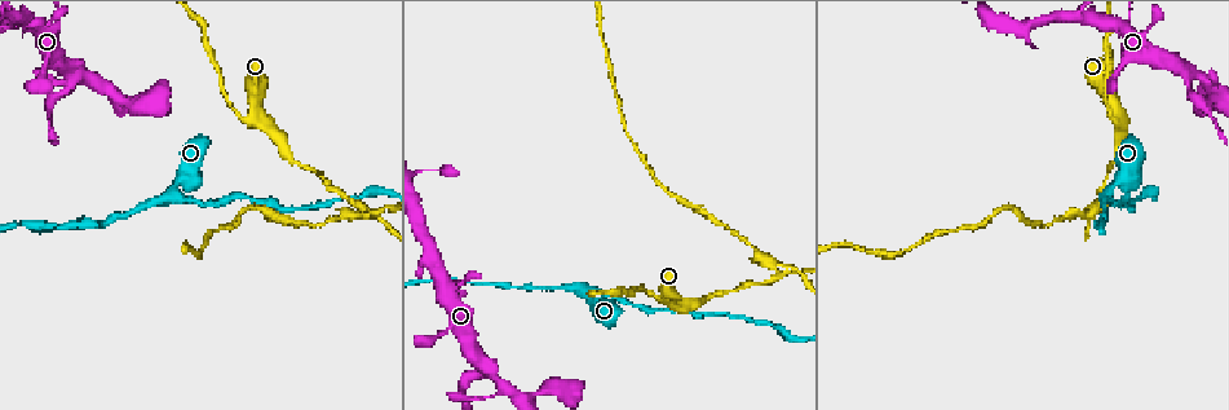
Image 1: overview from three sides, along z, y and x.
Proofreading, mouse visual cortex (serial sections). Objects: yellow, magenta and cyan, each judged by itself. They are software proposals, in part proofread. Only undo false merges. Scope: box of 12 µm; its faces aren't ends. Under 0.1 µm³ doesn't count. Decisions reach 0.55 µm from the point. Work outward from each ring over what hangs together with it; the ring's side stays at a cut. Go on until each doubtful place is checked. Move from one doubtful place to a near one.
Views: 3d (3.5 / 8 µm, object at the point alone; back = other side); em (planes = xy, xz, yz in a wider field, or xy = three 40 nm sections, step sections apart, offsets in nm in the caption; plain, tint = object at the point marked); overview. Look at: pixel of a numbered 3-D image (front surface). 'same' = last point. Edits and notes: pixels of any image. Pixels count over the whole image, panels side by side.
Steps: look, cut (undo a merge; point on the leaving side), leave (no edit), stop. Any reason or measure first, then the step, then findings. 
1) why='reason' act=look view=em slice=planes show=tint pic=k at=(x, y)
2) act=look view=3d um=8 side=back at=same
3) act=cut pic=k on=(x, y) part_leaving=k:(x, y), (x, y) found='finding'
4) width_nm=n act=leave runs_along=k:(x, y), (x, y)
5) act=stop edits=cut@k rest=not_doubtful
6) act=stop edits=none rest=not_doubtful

why='sharp bend' act=look view=3d um=3.5 pic=1 at=(1105, 192)

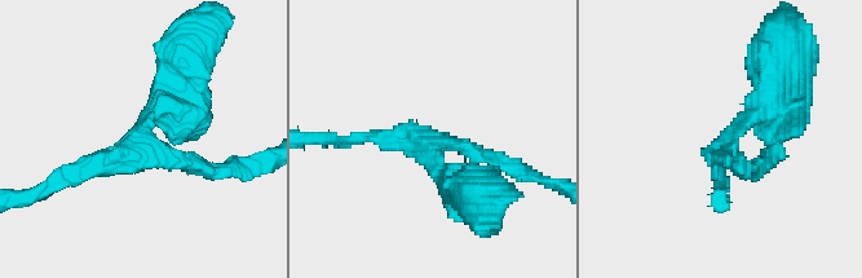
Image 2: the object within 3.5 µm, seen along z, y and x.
arms=3 arm_widths_nm=200,200,450 act=look view=em slice=xy step=2 show=tint pic=2 at=(137, 141)

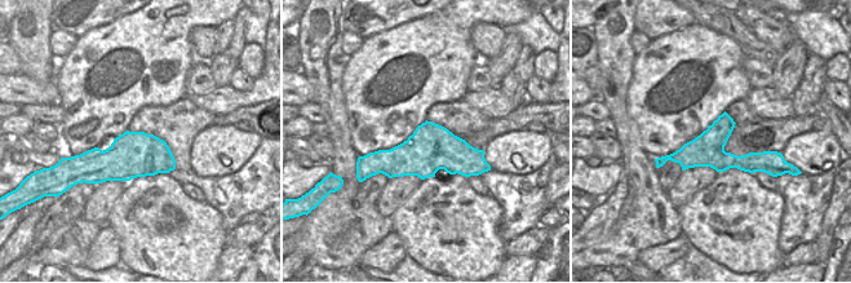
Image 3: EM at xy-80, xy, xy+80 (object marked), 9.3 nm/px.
act=leave runs_along=2:(778, 91), (721, 146), (745, 170) found='all the same cell'

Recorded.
act=look view=3d um=8 pic=1 at=(253, 111)

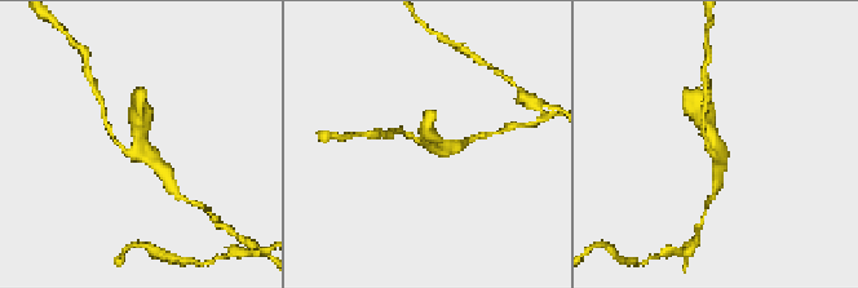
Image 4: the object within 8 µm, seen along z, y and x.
why='closer look' act=look view=3d um=3.5 pic=4 at=(717, 144)

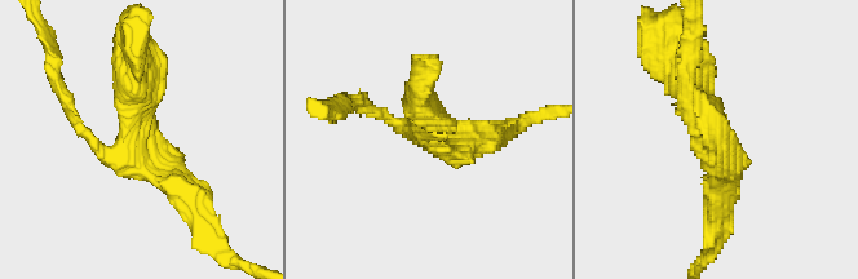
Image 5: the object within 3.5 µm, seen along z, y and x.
arms=3 arm_widths_nm=150,300,350 why='now the EM' act=look view=em slice=xy step=3 show=tint pic=5 at=(131, 134)

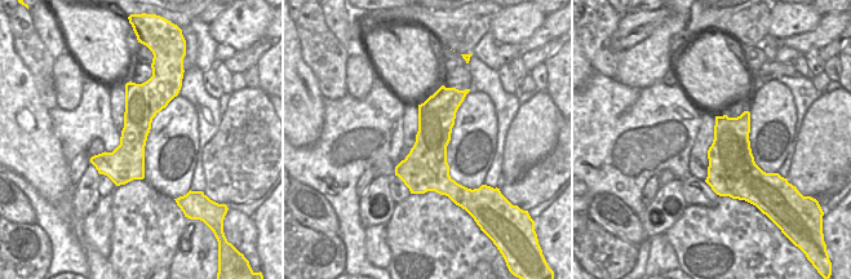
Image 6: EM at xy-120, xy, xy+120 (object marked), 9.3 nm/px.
act=leave runs_along=6:(151, 85), (118, 181) found='all the same cell'

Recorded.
why='sudden change in width' act=look view=3d um=3.5 pic=1 at=(75, 75)

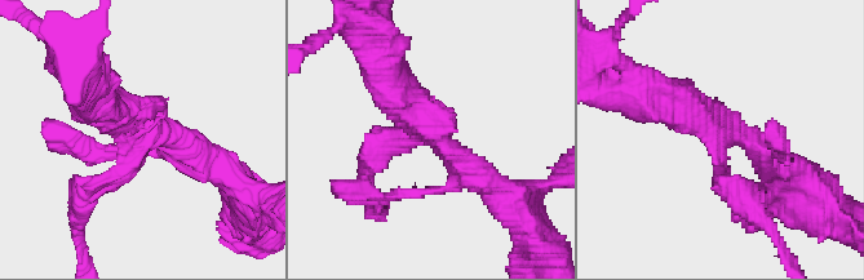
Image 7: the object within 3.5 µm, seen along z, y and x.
why='now the EM' act=look view=em slice=xy step=3 show=tint pic=7 at=(718, 132)

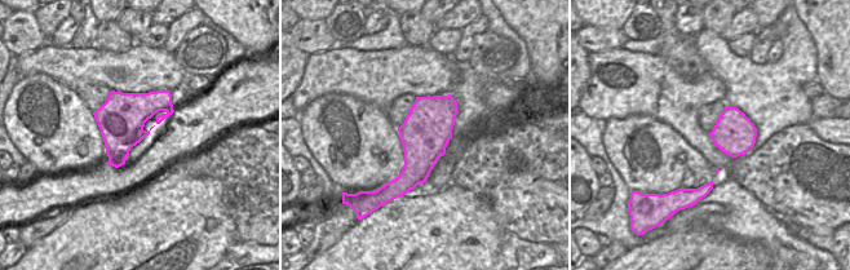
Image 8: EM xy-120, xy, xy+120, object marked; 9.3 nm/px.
why='another direction' act=look view=em slice=xy step=1 show=tint at=same

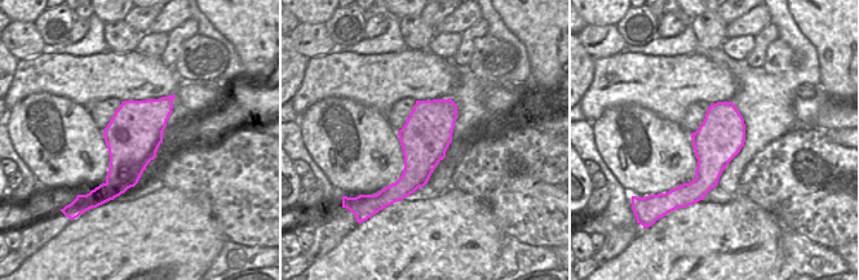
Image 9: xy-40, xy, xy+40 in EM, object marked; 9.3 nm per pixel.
act=leave found='continuous, no second cell'

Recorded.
why='abrupt turn' act=look view=3d um=3.5 side=back pic=1 at=(776, 269)

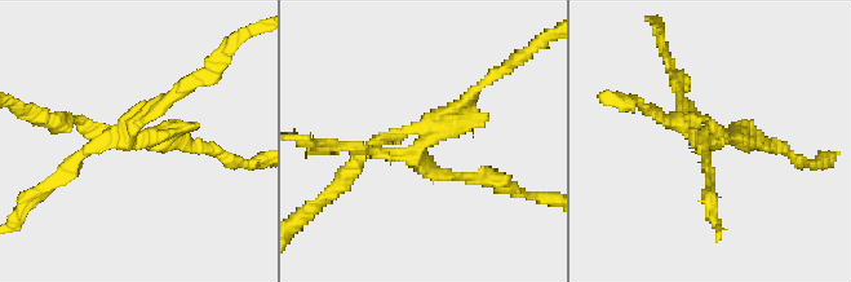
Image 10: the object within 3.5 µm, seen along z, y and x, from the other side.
why='now the EM' act=look view=em slice=xy step=3 show=tint pic=10 at=(715, 142)

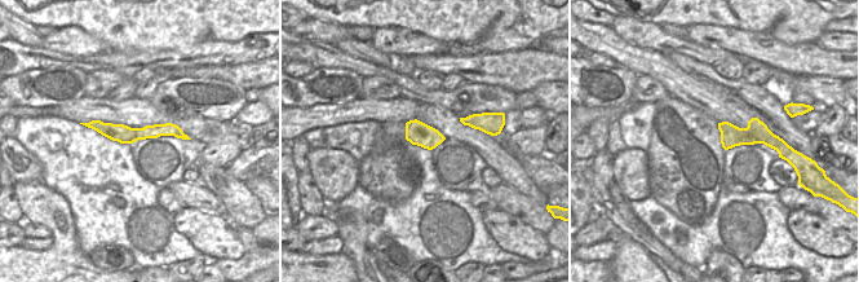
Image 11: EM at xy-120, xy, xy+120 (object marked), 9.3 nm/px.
act=cut pic=10 on=(163, 148) part_leaving=10:(137, 140), (173, 136), (225, 159) found='a second cell is stuck on'

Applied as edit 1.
act=stop edits=cut@10 rest=not_doubtful

